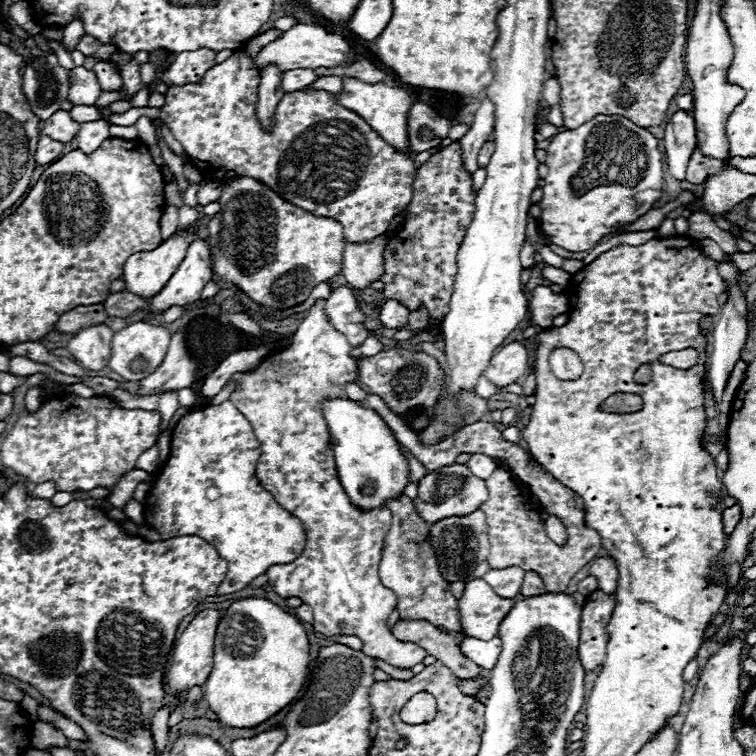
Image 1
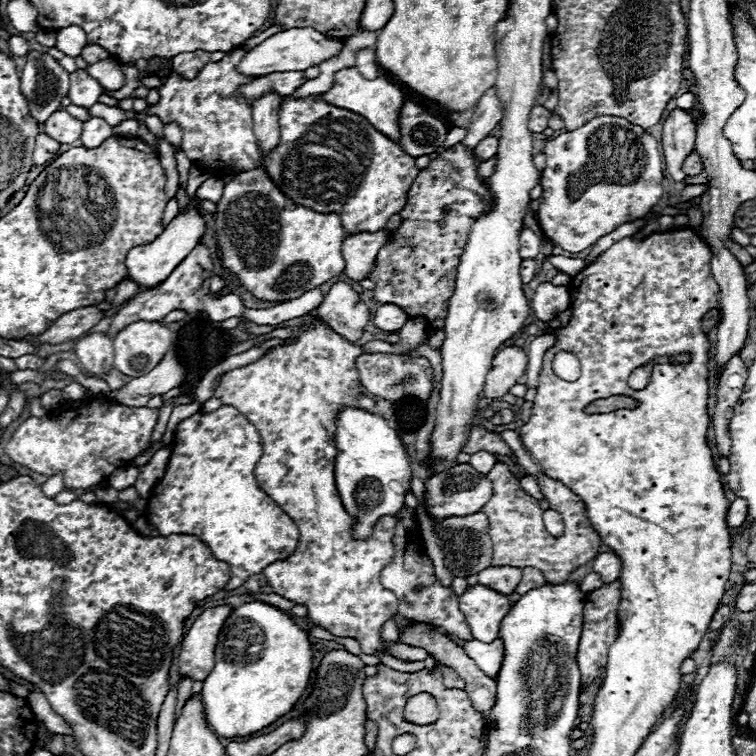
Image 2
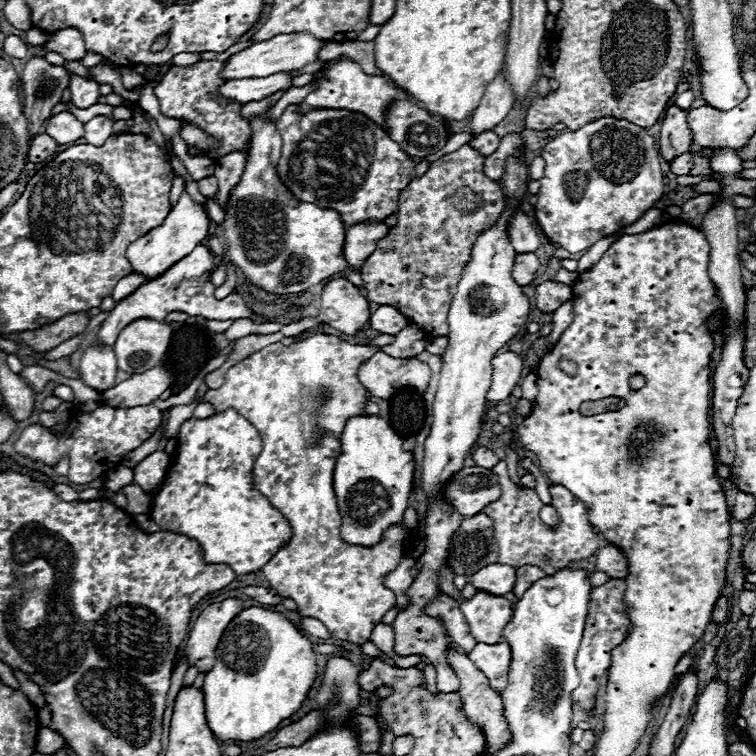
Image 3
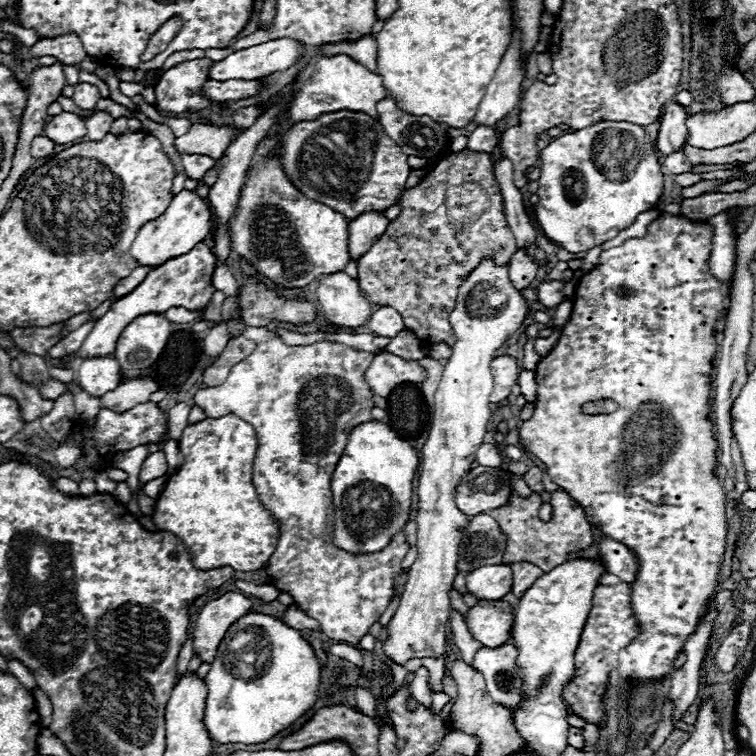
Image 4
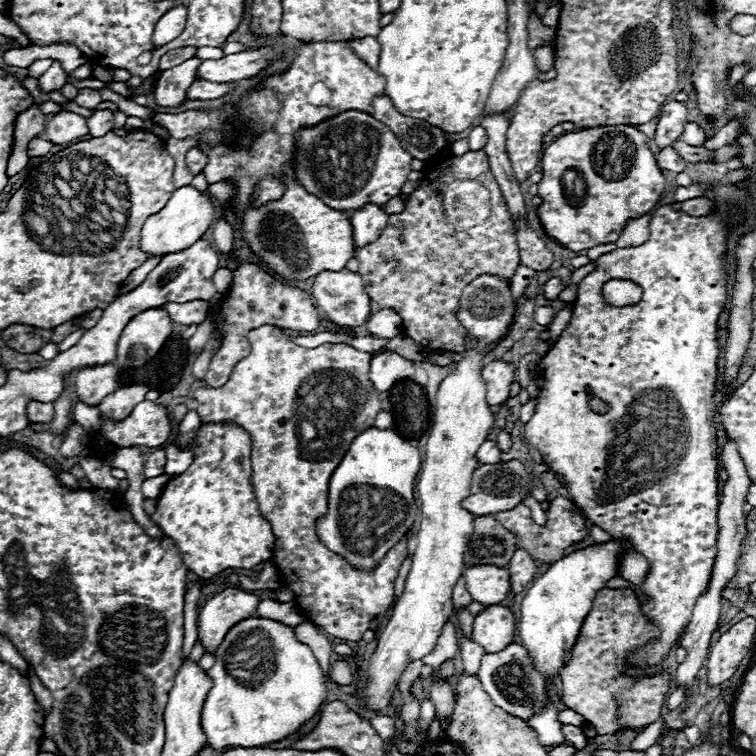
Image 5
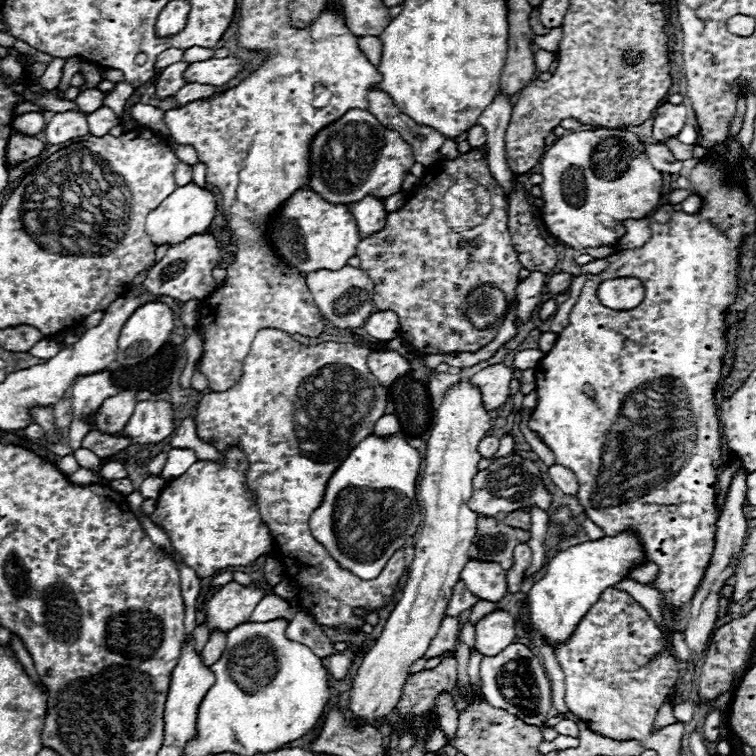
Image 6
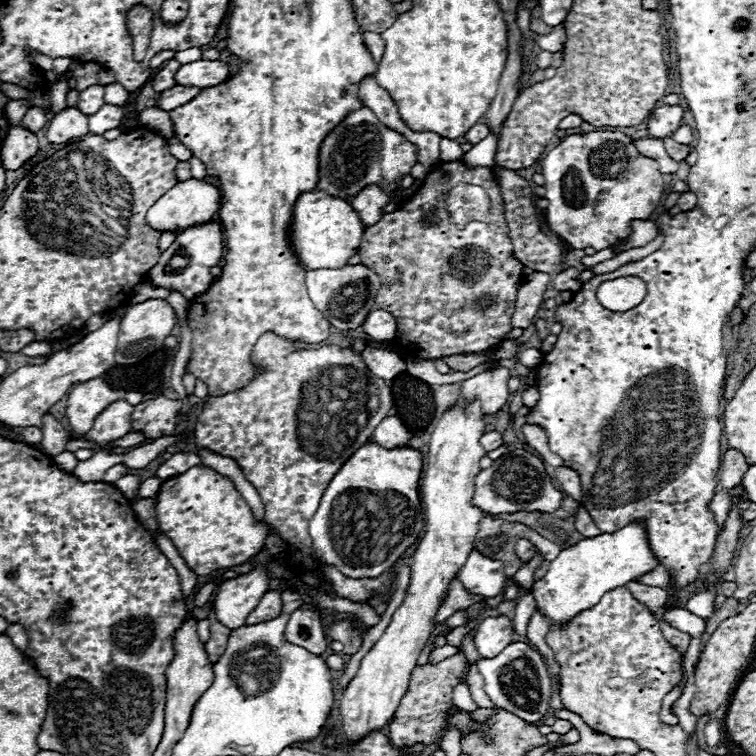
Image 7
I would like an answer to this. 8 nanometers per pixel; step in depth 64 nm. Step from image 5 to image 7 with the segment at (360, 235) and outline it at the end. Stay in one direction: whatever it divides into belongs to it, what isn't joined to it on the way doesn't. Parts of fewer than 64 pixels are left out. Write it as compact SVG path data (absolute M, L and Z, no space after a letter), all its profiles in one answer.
M366 186L356 198L350 200L350 204L358 212L360 222L364 224L364 228L368 228L382 218L382 214L384 214L382 208L388 204L388 200L392 196L394 194L382 192L378 186Z

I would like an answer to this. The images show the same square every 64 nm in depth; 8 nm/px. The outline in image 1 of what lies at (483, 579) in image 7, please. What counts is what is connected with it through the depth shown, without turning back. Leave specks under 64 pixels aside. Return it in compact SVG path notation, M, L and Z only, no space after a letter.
M510 566L504 570L490 570L488 574L482 576L498 596L504 598L514 598L520 594L522 588L522 580L524 580L524 570L520 570L518 566Z

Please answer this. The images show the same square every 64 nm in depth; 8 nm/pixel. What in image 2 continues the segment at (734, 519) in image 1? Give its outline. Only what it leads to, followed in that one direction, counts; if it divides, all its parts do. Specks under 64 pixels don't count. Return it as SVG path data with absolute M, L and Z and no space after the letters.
M736 498L736 500L730 504L730 508L728 508L726 524L728 524L728 528L732 530L732 528L742 526L744 520L746 520L746 502L744 502L742 498Z

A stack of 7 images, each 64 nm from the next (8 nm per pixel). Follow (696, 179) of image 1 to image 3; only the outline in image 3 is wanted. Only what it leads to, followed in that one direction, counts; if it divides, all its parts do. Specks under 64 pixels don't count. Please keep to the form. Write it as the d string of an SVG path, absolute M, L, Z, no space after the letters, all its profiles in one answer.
M690 152L678 156L672 166L670 166L670 172L672 174L690 174L690 170L694 168L694 156Z

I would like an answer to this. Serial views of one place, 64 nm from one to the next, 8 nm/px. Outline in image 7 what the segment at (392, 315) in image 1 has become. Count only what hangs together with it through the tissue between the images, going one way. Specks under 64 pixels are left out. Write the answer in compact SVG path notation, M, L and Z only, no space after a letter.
M372 310L362 324L362 330L374 340L394 340L396 318L386 310Z

